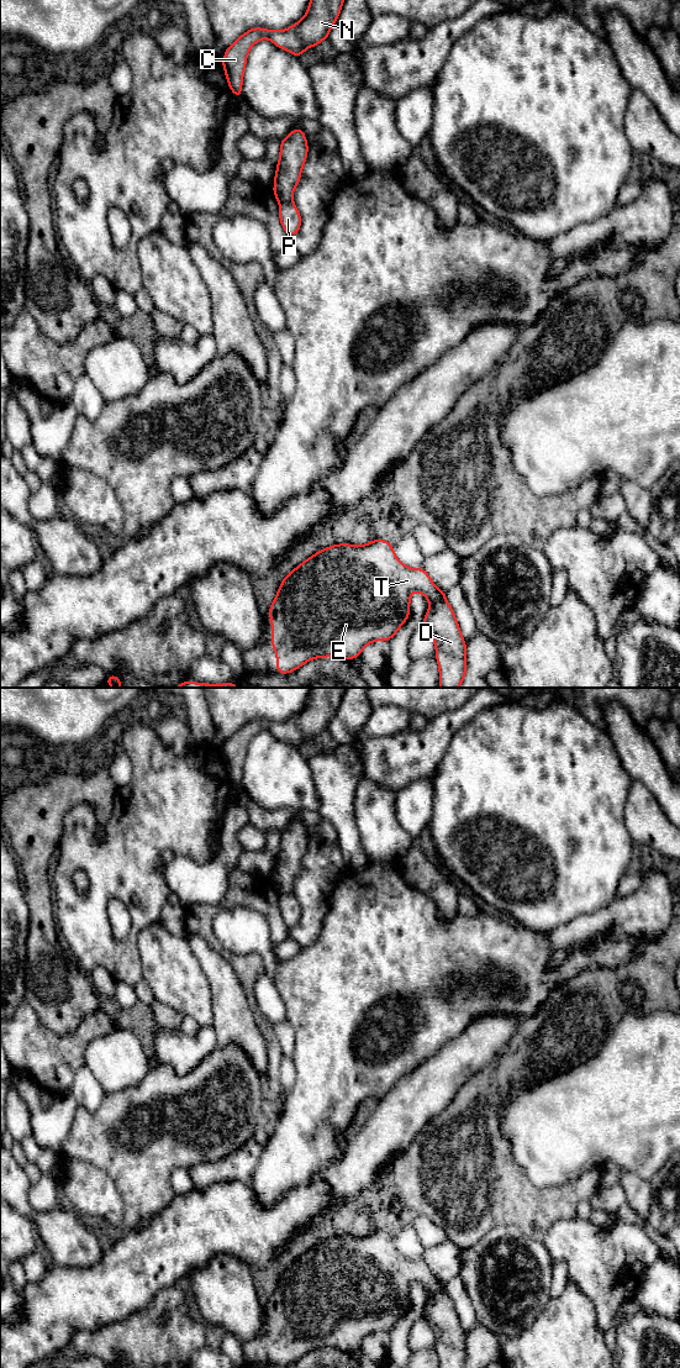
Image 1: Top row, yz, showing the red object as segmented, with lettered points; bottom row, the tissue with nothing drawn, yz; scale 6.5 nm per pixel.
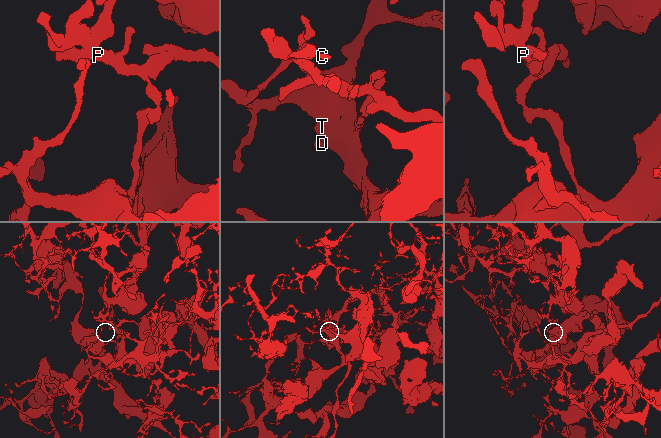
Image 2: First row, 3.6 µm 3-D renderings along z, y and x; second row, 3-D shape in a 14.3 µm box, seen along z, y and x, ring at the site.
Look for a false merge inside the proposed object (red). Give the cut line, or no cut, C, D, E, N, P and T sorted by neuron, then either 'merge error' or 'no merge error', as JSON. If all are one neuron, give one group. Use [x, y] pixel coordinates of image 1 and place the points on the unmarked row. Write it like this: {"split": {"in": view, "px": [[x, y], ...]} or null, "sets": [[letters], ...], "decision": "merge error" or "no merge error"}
{"split": null, "sets": [["C", "D", "E", "N", "P", "T"]], "decision": "no merge error"}

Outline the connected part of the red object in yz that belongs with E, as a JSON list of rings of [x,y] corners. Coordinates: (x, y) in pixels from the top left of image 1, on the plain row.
[[[374,1231],[364,1237],[330,1237],[304,1252],[284,1269],[268,1303],[272,1309],[272,1340],[276,1342],[276,1363],[288,1366],[321,1348],[344,1352],[358,1349],[367,1336],[378,1331],[390,1332],[410,1308],[412,1283],[420,1283],[429,1291],[429,1301],[421,1320],[427,1321],[434,1332],[439,1368],[465,1368],[466,1337],[446,1284],[433,1275],[423,1259],[412,1261],[404,1257],[386,1231]]]

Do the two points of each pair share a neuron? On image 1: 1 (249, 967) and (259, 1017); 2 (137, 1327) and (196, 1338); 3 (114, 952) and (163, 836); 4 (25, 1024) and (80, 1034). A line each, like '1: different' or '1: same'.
1: same
2: same
3: same
4: same

